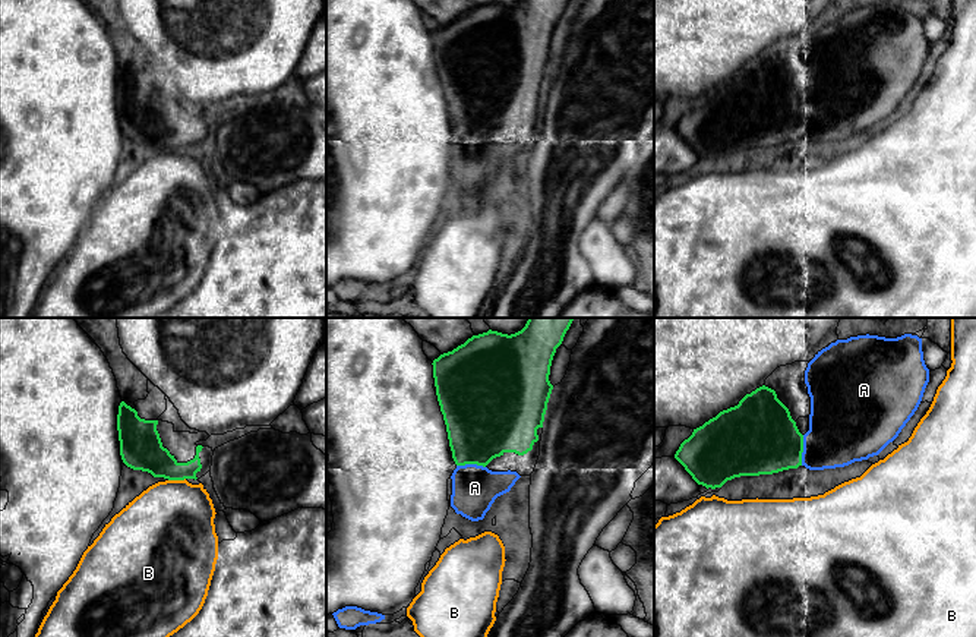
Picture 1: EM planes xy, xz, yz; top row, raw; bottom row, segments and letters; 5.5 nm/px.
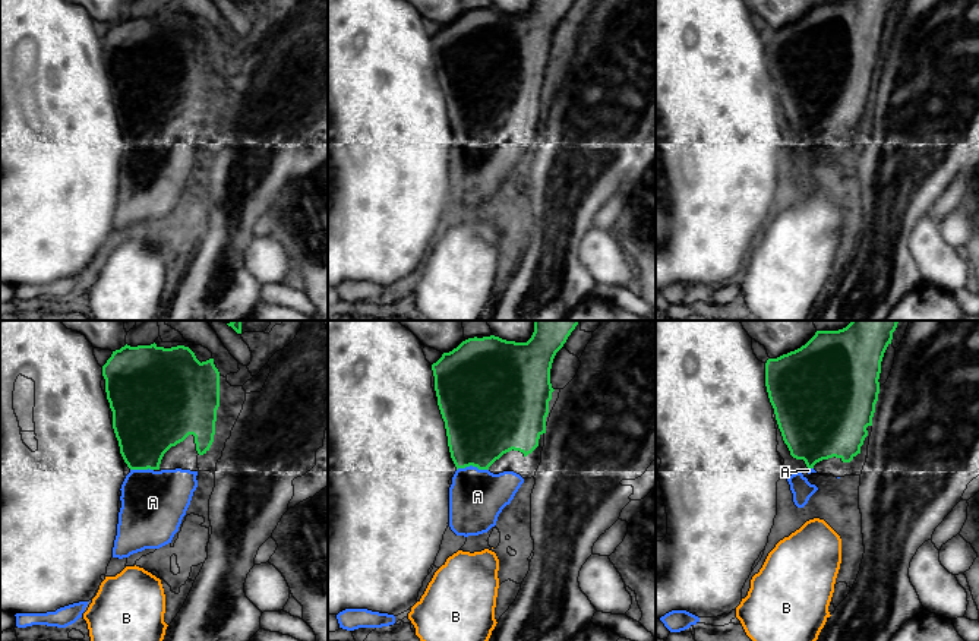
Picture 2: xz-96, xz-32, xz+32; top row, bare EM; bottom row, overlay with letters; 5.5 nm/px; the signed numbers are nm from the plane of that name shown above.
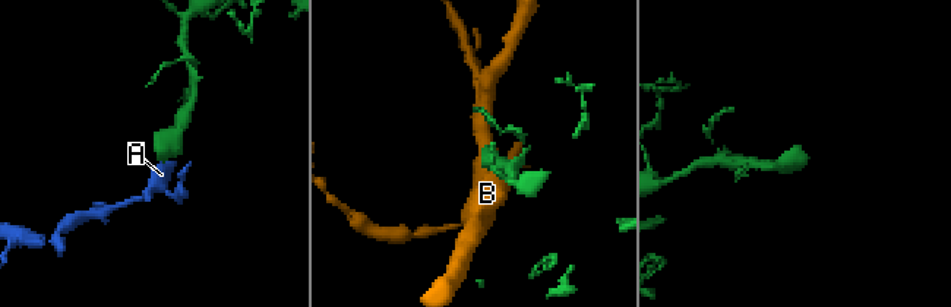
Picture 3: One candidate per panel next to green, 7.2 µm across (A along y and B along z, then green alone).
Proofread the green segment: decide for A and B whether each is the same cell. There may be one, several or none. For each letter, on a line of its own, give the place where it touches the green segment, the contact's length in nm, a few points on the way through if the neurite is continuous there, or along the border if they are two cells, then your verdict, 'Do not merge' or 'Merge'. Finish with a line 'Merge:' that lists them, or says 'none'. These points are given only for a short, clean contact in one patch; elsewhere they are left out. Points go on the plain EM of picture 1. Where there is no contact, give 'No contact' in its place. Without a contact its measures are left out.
A: Touches green at yz (802, 122). Shared border 170 nm. Merge
B: Touches green at xy (176, 151). Shared border 100 nm. Do not merge
Merge: A

